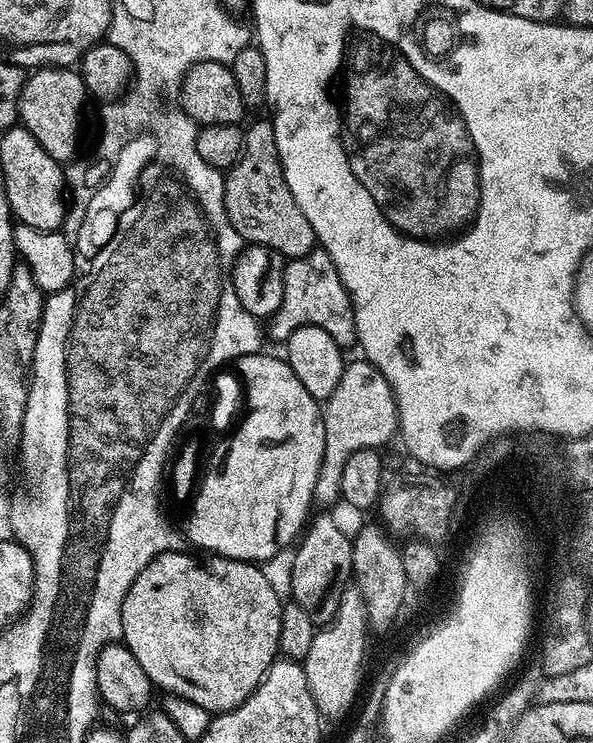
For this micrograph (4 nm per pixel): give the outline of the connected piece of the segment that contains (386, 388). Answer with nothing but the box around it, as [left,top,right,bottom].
[315,358,398,504]

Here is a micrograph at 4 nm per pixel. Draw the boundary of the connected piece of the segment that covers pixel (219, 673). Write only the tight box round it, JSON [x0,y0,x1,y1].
[122,550,282,714]

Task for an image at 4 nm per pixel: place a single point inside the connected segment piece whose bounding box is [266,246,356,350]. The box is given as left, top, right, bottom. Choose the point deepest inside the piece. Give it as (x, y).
(313, 294)

